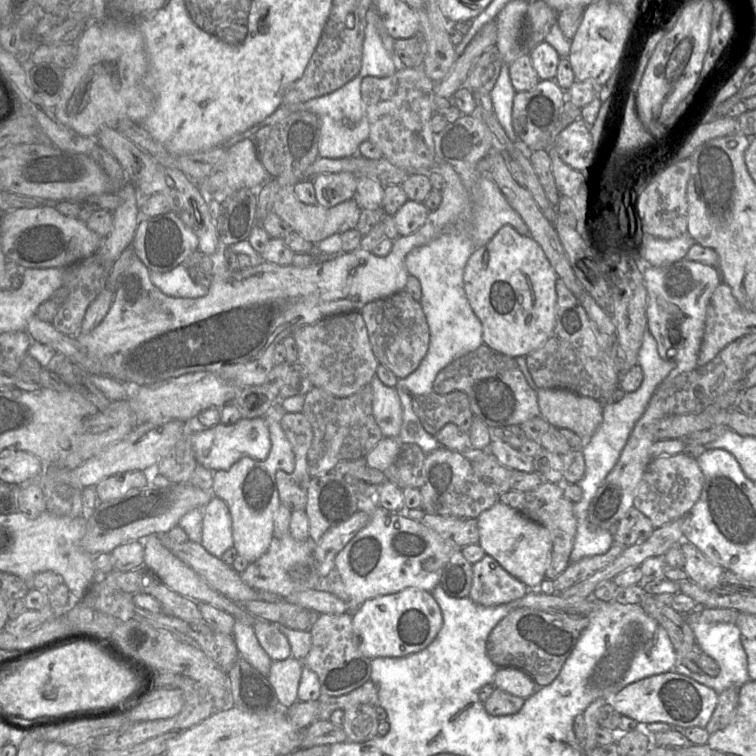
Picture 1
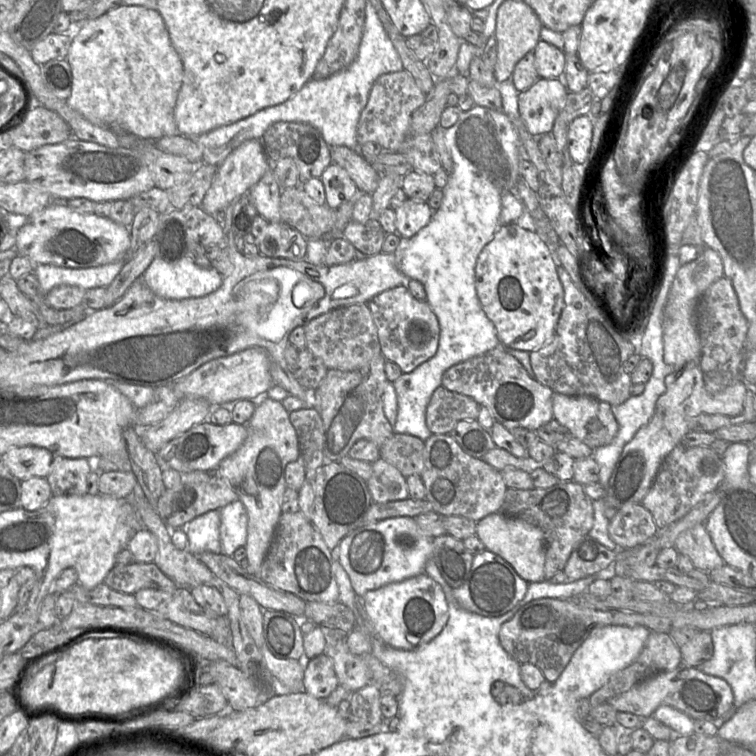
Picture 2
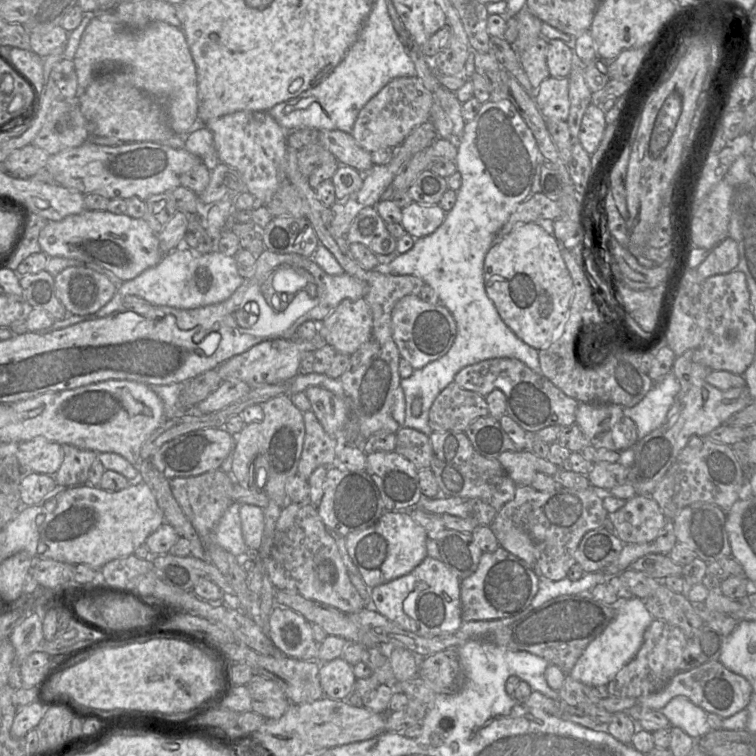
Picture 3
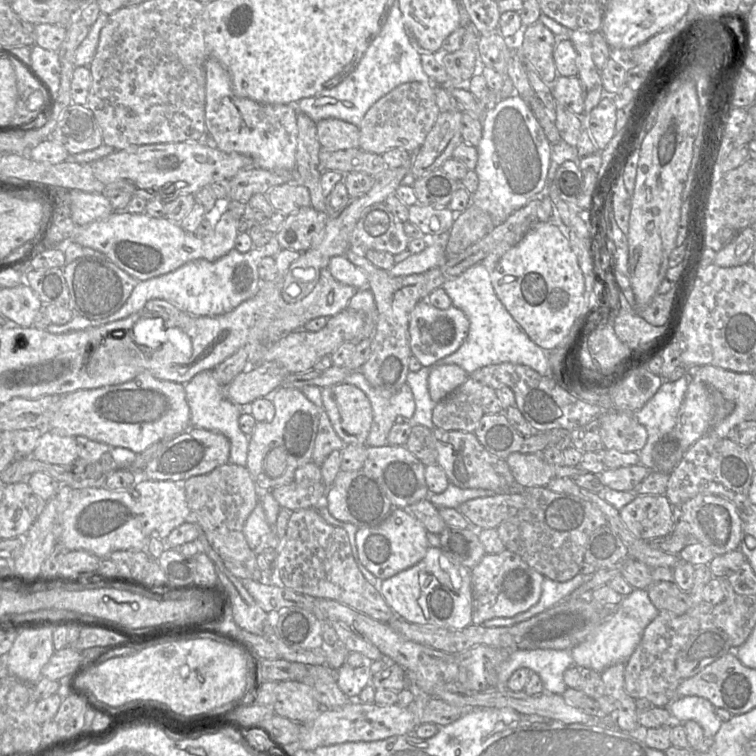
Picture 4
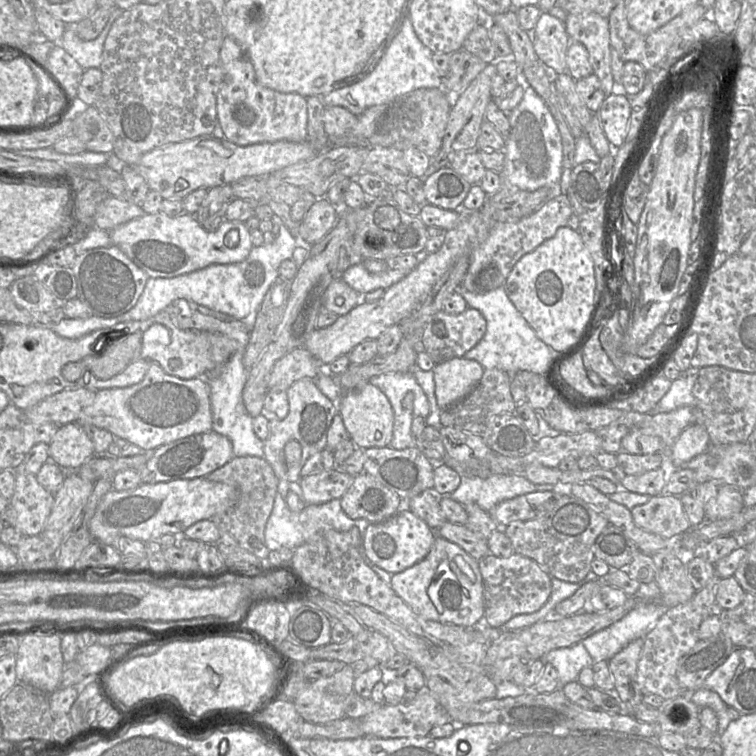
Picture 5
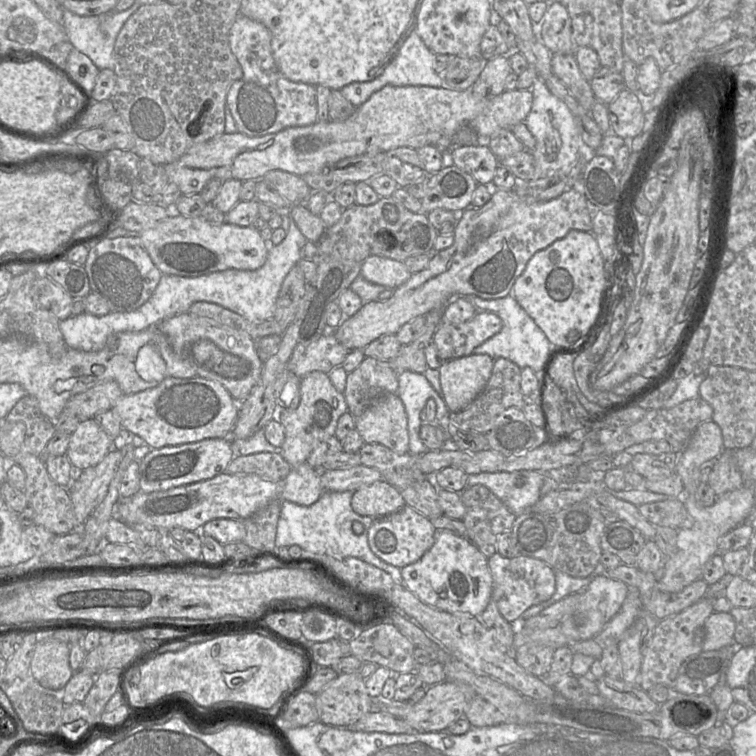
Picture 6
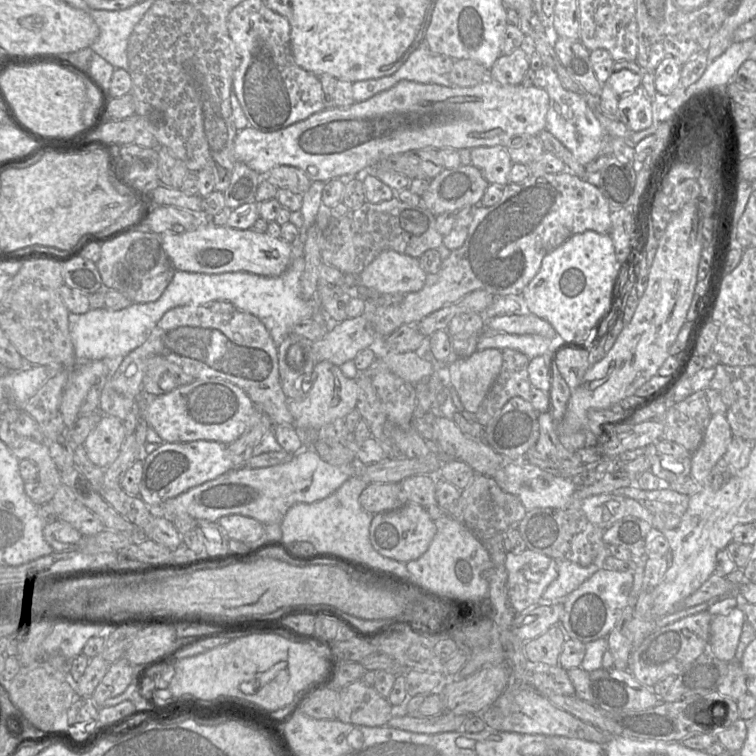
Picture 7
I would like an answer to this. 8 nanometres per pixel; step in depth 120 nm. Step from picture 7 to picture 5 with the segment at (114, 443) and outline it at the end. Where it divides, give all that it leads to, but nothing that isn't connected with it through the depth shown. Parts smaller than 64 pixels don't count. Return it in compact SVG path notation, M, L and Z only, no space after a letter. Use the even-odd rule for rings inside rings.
M70 422L59 427L49 445L49 459L65 471L78 469L95 455L84 426Z

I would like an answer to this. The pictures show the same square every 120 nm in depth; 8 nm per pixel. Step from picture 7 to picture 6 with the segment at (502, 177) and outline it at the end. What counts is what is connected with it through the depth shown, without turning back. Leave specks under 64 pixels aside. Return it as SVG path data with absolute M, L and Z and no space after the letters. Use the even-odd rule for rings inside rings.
M486 144L468 145L451 149L456 167L470 174L478 184L490 185L495 176L499 159Z

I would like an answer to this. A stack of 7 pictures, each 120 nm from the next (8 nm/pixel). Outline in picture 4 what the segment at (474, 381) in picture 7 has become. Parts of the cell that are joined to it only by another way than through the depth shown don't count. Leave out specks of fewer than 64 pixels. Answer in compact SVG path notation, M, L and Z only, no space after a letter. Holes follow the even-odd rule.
M456 364L435 366L428 376L431 399L437 403L466 381L469 374Z

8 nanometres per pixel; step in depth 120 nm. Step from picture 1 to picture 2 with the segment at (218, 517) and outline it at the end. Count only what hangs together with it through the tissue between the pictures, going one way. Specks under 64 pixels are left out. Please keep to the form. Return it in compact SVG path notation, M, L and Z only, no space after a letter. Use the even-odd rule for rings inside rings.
M238 500L220 509L221 554L232 556L247 541L248 516L244 505Z

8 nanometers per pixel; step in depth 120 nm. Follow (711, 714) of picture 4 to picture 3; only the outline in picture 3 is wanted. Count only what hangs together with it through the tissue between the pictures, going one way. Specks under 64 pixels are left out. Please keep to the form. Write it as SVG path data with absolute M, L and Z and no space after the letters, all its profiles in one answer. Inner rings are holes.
M678 696L673 698L660 711L668 719L672 727L682 729L685 733L687 733L690 737L695 740L701 738L710 731L714 731L711 729L710 725L707 722L708 713L702 708L693 704L689 699L684 696Z

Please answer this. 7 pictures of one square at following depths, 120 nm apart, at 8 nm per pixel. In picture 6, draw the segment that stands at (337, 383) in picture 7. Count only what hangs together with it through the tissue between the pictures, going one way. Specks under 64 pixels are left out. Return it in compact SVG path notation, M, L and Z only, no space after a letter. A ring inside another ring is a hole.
M312 371L299 380L298 406L289 410L276 404L274 419L278 420L285 429L285 439L279 452L282 457L295 468L306 462L318 442L334 435L338 420L348 411L348 406L342 392L332 384L327 373Z

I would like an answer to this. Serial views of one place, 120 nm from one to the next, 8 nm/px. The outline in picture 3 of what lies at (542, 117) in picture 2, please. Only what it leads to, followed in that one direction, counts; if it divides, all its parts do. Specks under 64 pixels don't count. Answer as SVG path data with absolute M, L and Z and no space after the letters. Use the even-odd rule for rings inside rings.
M548 77L535 90L535 102L546 120L566 120L570 101L567 78Z

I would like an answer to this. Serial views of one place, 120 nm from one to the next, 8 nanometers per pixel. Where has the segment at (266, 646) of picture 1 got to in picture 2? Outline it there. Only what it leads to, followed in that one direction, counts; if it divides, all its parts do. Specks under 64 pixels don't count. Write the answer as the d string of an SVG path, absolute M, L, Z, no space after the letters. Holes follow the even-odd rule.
M263 611L263 635L271 653L281 659L305 660L299 616L283 611Z

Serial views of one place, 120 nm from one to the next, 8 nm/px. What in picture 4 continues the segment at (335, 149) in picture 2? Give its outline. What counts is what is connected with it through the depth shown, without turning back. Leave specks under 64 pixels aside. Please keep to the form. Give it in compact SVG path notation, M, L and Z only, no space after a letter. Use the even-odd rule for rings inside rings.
M338 118L317 122L317 136L322 148L349 149L359 147L359 127Z

